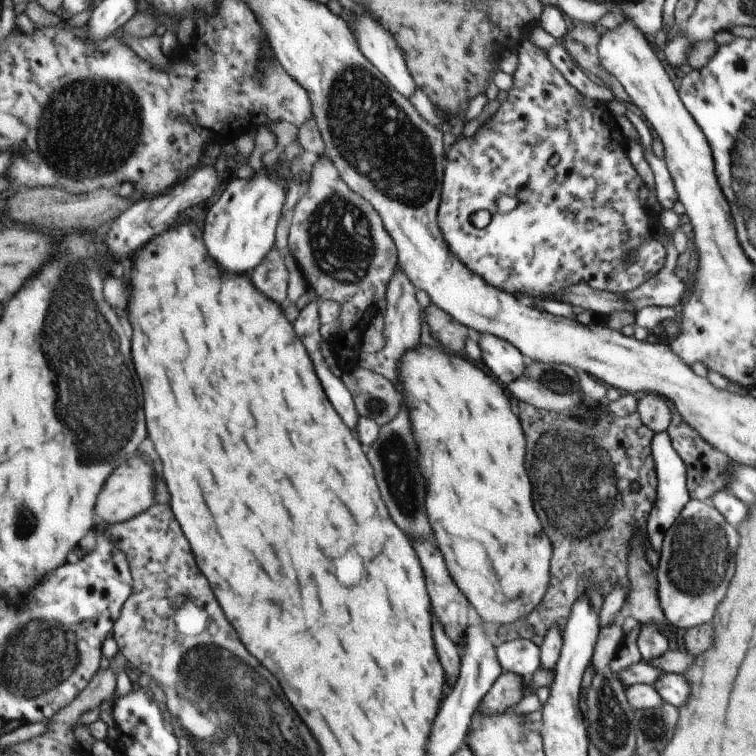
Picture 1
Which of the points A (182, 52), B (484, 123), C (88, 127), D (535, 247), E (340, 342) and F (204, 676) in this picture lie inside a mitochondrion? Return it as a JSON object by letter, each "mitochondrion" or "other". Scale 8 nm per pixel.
{"A":"other","B":"other","C":"mitochondrion","D":"mitochondrion","E":"other","F":"mitochondrion"}

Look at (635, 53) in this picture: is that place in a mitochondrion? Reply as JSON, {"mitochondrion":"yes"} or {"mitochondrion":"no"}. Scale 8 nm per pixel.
{"mitochondrion":"no"}

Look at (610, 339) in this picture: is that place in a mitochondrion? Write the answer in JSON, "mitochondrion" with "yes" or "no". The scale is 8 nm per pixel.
{"mitochondrion":"no"}

